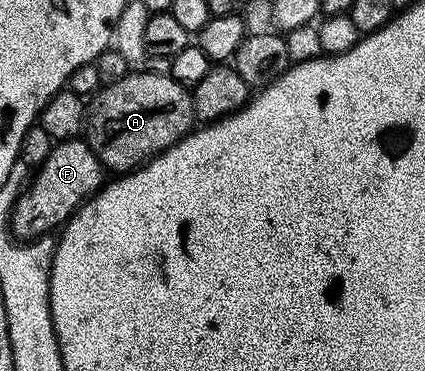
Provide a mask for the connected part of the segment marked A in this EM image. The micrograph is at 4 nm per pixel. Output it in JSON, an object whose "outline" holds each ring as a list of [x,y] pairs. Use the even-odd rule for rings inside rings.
{"outline":[[[142,70],[139,74],[128,72],[120,80],[102,86],[89,99],[84,141],[107,171],[133,172],[195,129],[190,96],[191,91],[169,73],[153,74],[150,70]]]}

